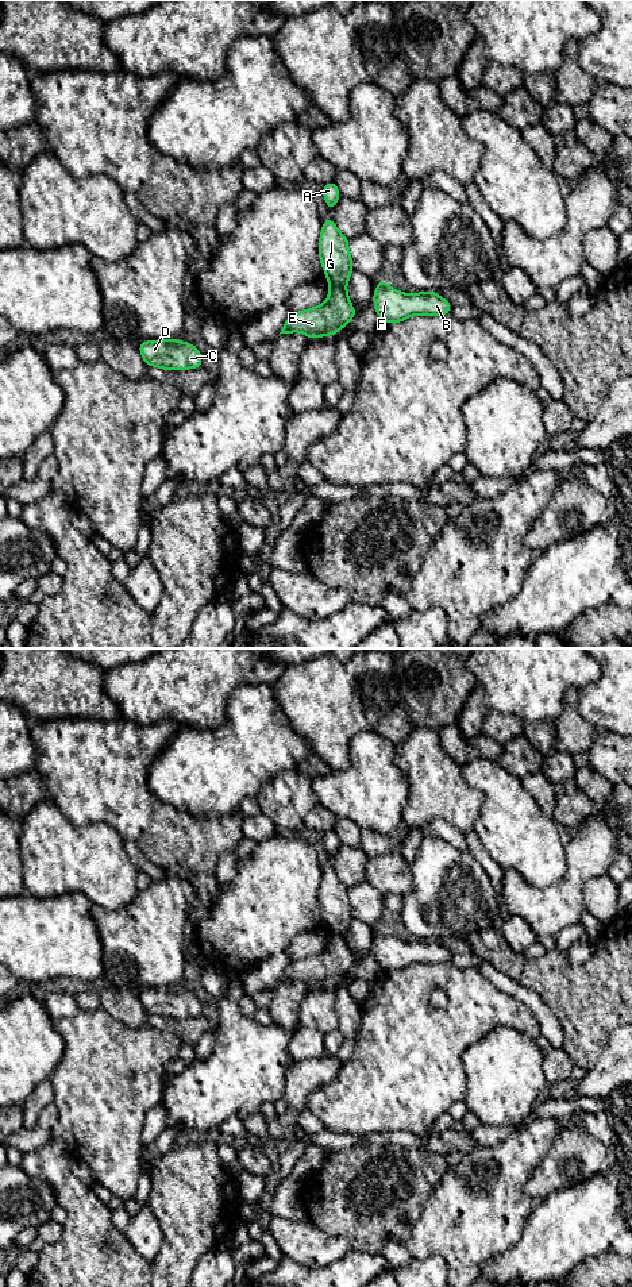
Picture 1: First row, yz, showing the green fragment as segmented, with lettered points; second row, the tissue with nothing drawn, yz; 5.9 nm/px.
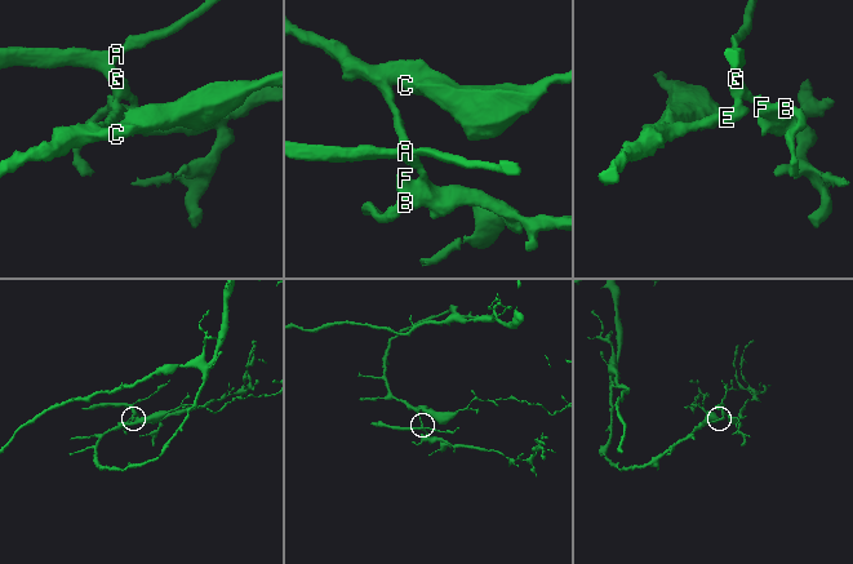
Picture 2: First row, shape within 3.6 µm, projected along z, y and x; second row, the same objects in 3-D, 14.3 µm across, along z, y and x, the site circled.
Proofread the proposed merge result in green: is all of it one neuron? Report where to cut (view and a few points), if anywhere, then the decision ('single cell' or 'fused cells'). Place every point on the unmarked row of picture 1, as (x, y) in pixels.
cut yz (345, 933), (330, 935); fused cells

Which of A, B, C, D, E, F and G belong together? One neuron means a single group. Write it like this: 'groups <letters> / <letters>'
groups A B F G / C D E

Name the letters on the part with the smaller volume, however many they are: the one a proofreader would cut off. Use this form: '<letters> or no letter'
A, B, F, G

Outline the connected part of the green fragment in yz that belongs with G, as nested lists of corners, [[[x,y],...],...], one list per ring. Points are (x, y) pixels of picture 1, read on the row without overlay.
[[[334,868],[323,870],[319,886],[319,906],[330,935],[347,935],[354,918],[348,887],[338,878]]]

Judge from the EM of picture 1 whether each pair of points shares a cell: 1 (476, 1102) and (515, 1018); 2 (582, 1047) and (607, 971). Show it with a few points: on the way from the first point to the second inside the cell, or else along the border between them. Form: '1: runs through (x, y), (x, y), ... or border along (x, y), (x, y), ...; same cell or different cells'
1: border along (534, 1039), (515, 1029), (496, 1027), (480, 1040); different cells
2: runs through (588, 1028), (590, 1005), (605, 990); same cell

